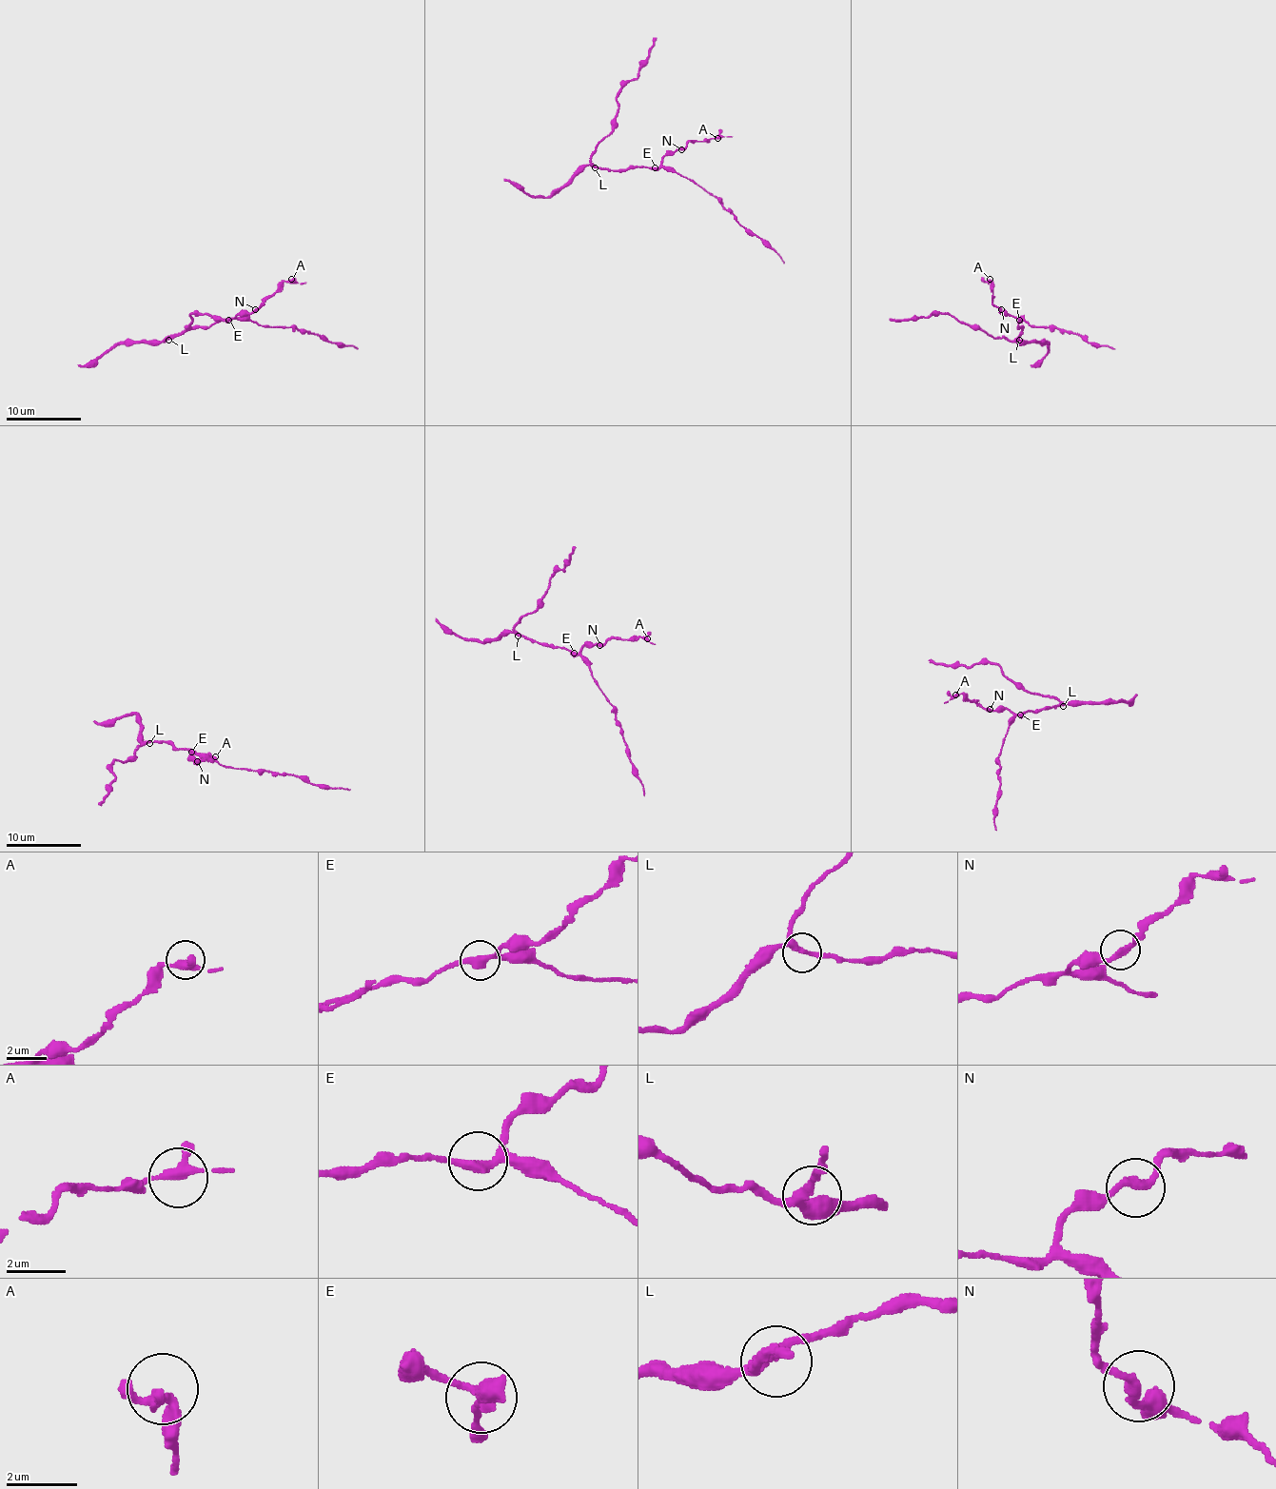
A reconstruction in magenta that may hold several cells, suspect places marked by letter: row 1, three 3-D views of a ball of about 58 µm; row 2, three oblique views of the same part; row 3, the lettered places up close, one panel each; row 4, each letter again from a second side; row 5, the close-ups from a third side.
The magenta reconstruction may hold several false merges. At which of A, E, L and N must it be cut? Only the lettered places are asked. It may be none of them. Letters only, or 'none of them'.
none of them

